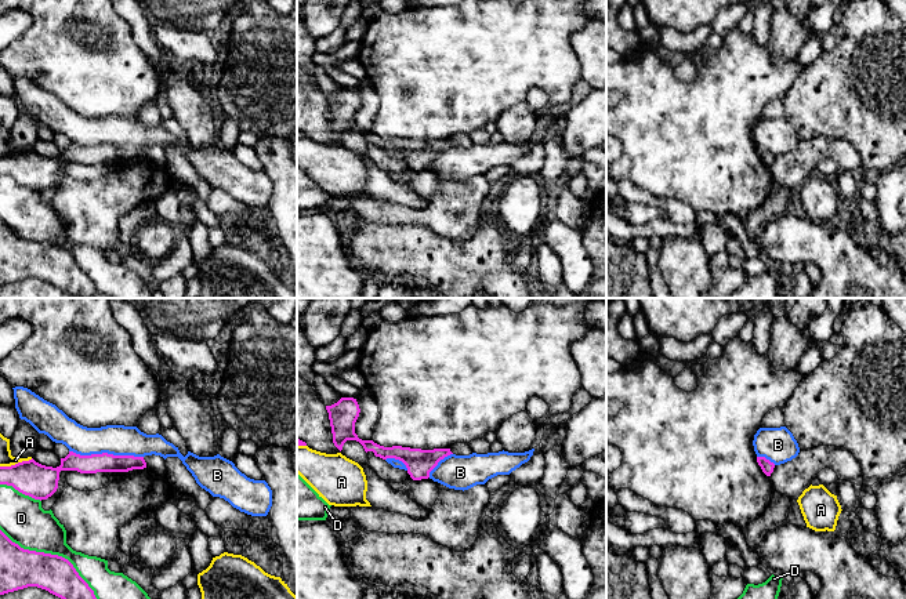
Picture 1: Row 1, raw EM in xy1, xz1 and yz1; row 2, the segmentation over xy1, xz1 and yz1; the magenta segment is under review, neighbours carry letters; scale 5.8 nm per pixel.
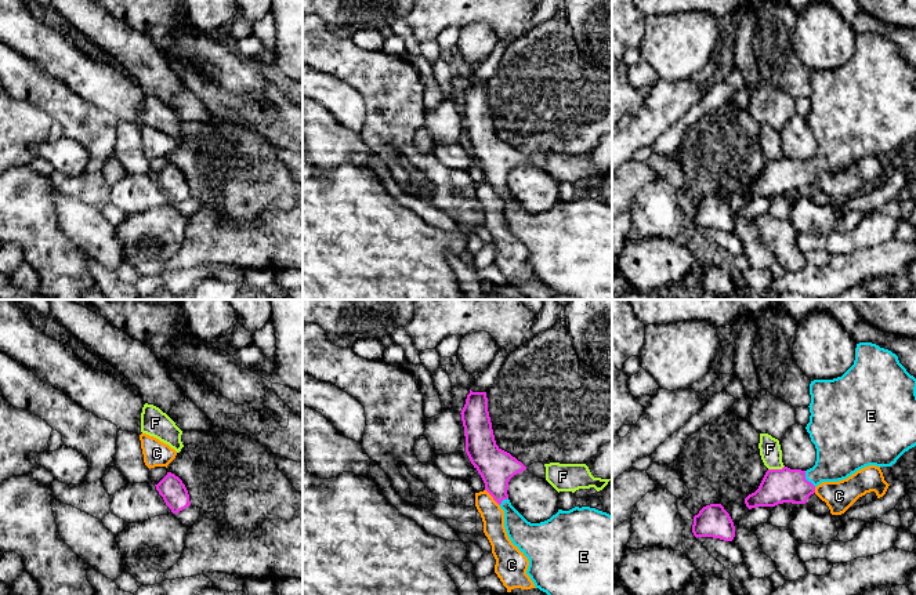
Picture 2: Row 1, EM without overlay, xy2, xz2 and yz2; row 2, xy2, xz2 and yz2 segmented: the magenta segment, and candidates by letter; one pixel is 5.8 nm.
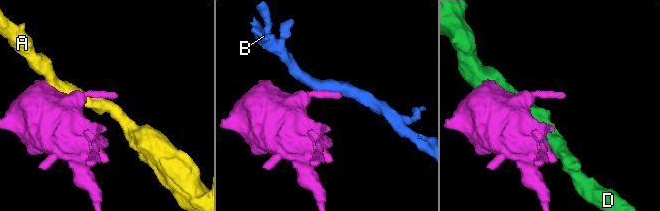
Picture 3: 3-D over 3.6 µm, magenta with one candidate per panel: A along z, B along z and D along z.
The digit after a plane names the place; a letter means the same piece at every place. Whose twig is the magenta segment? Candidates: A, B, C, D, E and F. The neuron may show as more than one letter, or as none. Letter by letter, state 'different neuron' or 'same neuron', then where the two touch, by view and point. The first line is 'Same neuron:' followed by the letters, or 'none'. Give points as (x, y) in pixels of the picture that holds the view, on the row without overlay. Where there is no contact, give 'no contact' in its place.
Same neuron: E
A: different neuron; meets magenta in xy1 at (15, 155)
B: different neuron; meets magenta in xy1 at (107, 144)
C: different neuron; meets magenta in xz2 at (492, 187)
D: different neuron; meets magenta in xy1 at (54, 246)
E: same neuron; meets magenta in yz2 at (806, 170)
F: different neuron; meets magenta in yz2 at (775, 160)

